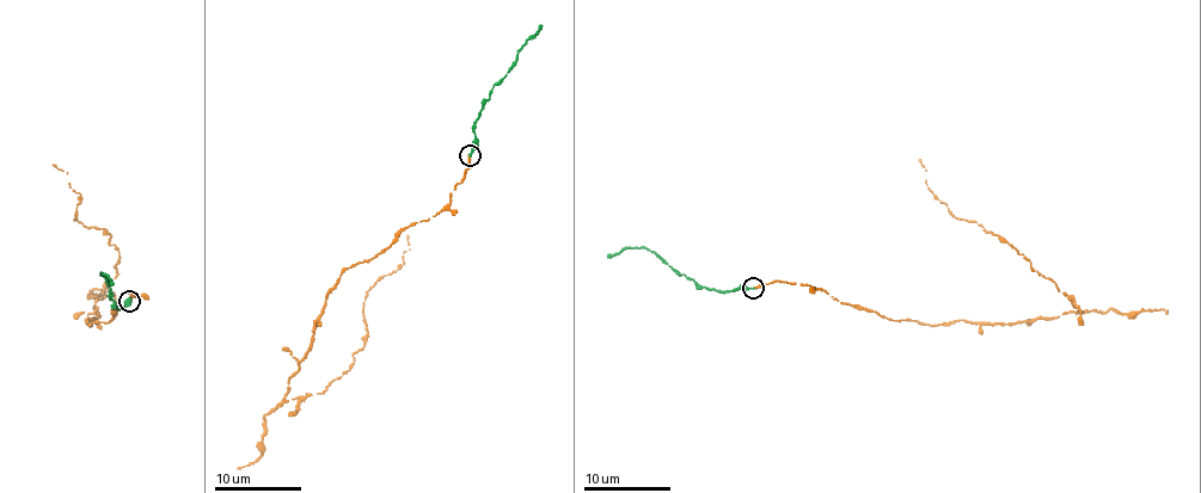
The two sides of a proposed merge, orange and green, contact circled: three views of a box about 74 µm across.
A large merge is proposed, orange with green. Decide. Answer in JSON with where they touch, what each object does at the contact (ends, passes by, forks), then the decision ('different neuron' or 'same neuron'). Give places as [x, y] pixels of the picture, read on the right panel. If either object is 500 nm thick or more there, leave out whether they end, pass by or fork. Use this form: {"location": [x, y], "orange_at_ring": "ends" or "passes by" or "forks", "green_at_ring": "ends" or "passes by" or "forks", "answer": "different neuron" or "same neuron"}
{"location": [753, 288], "orange_at_ring": "ends", "green_at_ring": "ends", "answer": "same neuron"}

